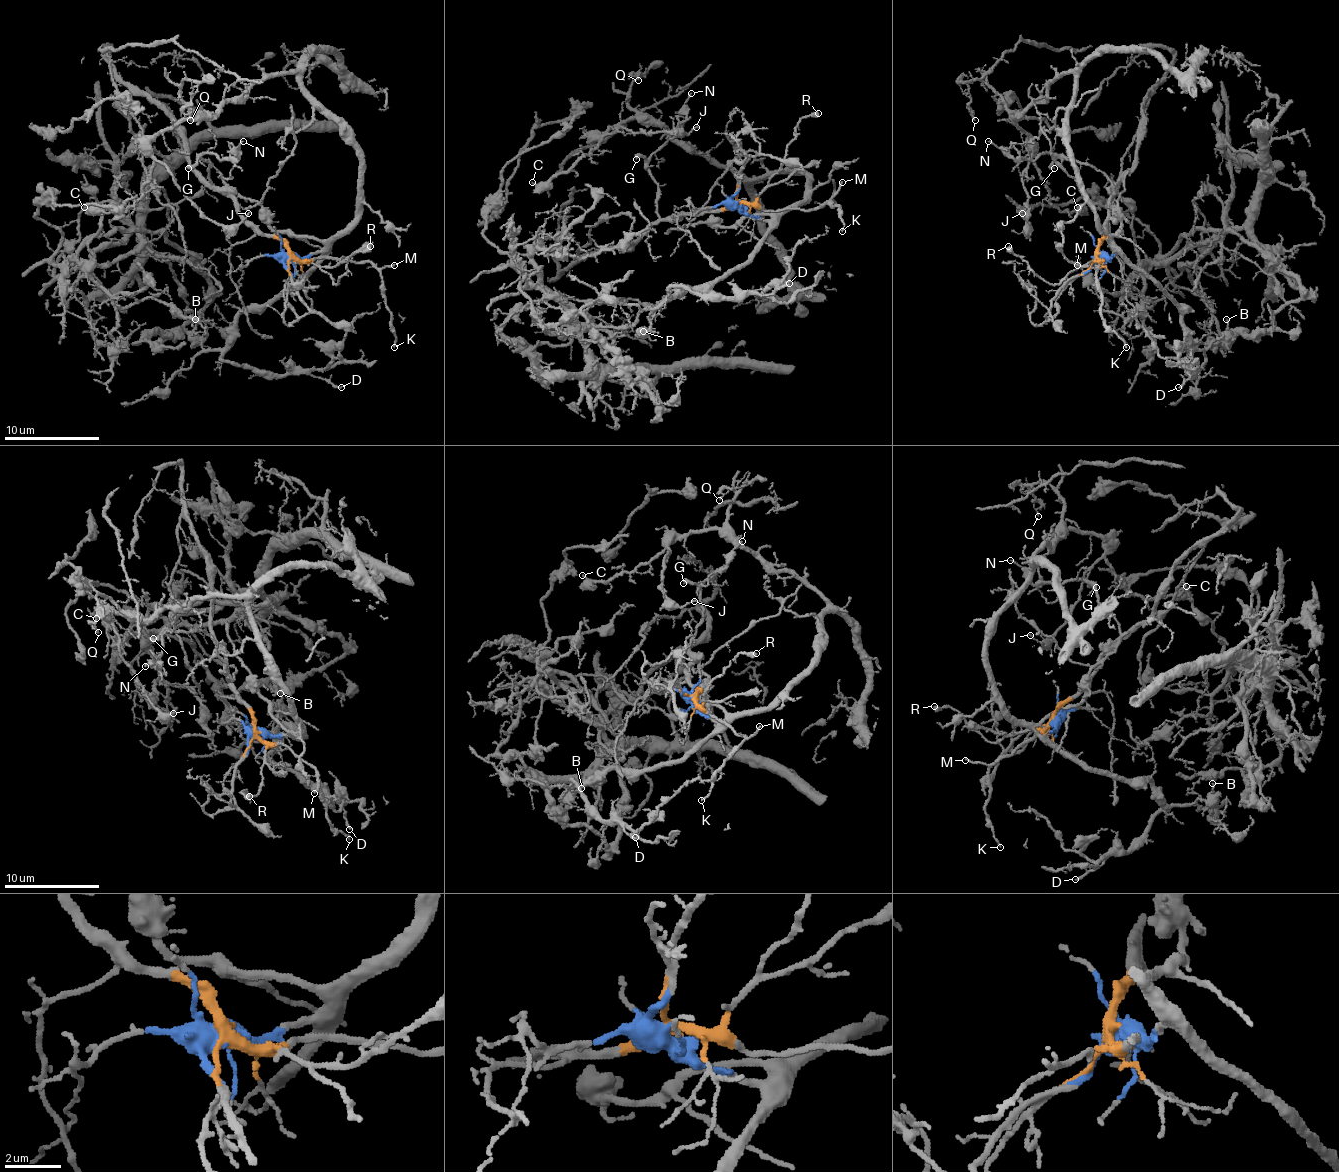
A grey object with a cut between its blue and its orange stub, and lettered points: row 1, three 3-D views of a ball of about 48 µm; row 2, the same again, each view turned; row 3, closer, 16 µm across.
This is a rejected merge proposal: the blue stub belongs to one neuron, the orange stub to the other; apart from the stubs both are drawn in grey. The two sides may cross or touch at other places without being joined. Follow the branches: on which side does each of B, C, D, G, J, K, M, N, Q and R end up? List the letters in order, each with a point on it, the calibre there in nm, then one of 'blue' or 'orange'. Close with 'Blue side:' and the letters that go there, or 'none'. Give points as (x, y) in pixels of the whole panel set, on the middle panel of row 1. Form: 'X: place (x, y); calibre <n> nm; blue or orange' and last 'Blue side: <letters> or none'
B: place (643, 331); calibre 130 nm; blue
C: place (532, 182); calibre 260 nm; blue
D: place (789, 283); calibre 200 nm; blue
G: place (636, 159); calibre 320 nm; orange
J: place (696, 127); calibre 130 nm; blue
K: place (842, 231); calibre 150 nm; orange
M: place (842, 182); calibre 160 nm; orange
N: place (691, 93); calibre 140 nm; orange
Q: place (638, 80); calibre 90 nm; blue
R: place (818, 113); calibre 380 nm; orange
Blue side: B, C, D, J, Q

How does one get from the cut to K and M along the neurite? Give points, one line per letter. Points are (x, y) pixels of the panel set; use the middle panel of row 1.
K: (737, 205), (761, 205), (765, 209), (818, 209), (827, 202), (839, 207), (841, 231)
M: (737, 205), (761, 205), (765, 209), (818, 209), (841, 181)

